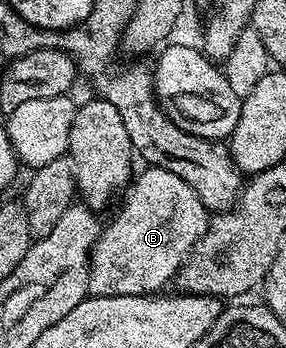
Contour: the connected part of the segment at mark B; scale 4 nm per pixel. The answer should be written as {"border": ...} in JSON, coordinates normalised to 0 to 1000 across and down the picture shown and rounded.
{"border":[[[514,477],[503,500],[469,514],[465,532],[441,549],[444,583],[416,603],[416,618],[392,632],[388,641],[357,652],[343,693],[332,695],[329,716],[318,718],[318,790],[311,793],[311,816],[304,819],[304,842],[318,851],[479,851],[483,845],[538,848],[545,839],[566,836],[580,810],[594,813],[622,787],[629,770],[640,767],[668,721],[678,718],[685,701],[703,690],[703,678],[720,667],[731,647],[731,606],[717,598],[717,586],[703,586],[703,575],[689,563],[689,552],[675,552],[675,540],[661,540],[661,529],[647,529],[647,517],[633,517],[633,506],[605,506],[605,494],[577,494],[577,483],[549,483],[545,477]]]}

